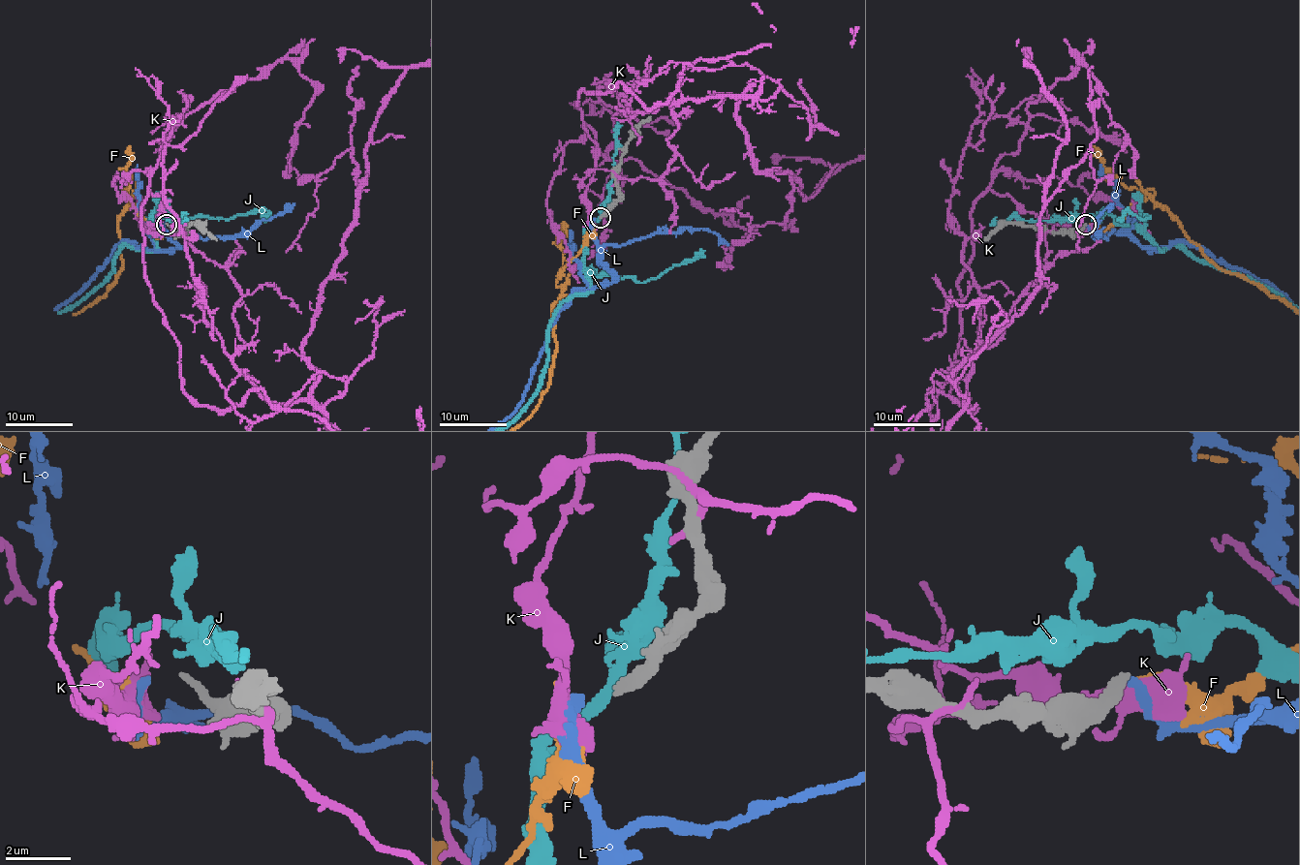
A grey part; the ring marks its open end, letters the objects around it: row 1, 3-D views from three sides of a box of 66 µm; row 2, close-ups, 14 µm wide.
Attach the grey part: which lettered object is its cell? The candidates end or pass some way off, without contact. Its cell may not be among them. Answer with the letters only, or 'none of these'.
L

